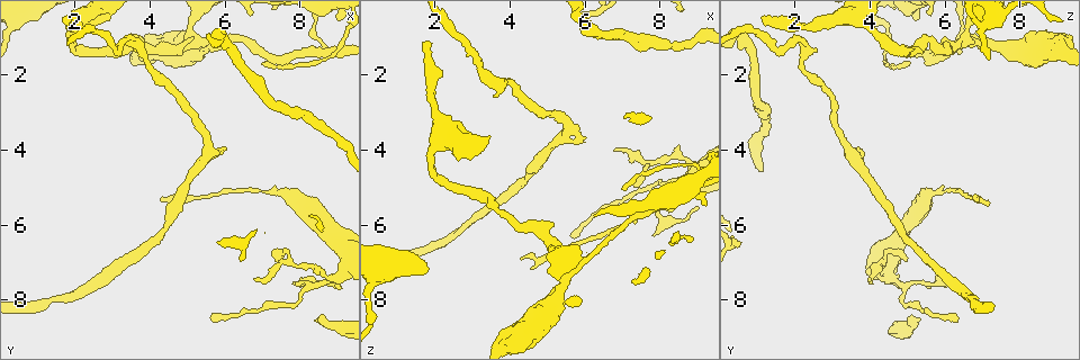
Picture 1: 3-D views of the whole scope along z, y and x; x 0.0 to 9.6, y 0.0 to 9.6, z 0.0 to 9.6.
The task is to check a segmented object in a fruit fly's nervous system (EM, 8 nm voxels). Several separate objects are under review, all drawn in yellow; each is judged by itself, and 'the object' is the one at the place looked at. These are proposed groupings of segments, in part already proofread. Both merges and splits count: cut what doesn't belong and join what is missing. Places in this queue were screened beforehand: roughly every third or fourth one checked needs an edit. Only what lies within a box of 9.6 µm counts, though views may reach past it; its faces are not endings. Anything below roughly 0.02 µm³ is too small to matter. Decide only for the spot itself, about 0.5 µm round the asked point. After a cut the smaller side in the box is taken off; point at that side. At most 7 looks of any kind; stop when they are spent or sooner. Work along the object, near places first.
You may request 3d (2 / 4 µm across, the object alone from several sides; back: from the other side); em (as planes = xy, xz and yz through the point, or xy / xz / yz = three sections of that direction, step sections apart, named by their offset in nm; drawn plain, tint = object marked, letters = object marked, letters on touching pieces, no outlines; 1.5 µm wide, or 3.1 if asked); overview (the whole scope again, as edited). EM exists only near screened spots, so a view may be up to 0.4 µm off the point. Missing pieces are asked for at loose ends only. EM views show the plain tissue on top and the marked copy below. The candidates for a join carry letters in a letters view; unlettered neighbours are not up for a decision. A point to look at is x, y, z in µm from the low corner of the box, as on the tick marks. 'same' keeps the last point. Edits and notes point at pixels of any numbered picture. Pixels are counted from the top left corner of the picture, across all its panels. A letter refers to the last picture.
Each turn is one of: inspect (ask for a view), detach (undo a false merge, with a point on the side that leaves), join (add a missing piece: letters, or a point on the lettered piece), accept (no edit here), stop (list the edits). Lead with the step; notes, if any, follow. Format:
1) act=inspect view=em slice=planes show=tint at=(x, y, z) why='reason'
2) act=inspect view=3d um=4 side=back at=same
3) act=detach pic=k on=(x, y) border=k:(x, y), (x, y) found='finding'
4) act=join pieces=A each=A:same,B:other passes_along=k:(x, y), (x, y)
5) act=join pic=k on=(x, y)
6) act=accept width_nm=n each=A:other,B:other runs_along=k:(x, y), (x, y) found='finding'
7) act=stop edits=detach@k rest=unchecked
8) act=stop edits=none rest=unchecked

act=inspect view=em slice=planes show=letters at=(8.15, 3.15, 1.30) why='narrows sharply'

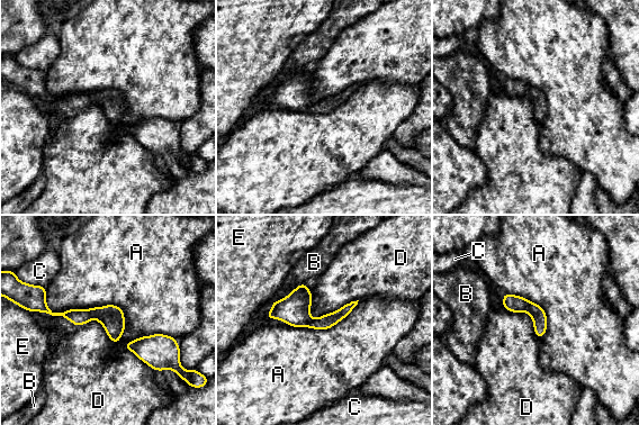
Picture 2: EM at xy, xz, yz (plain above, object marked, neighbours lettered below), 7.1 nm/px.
act=accept width_nm=110 longest_contact=A:650nm each=A:other,B:other,C:other,D:other,E:other found='one neuron here'

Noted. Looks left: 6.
act=inspect view=3d um=2 side=back at=(8.45, 8.45, 5.25) why='an open end'

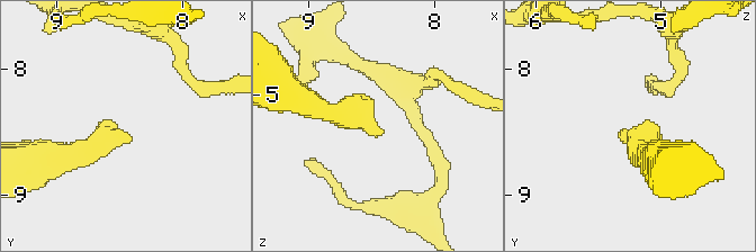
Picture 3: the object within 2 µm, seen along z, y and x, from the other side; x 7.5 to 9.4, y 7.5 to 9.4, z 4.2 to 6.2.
act=inspect view=em slice=planes show=letters at=(8.44, 8.52, 5.30) why='shape alone is not enough'

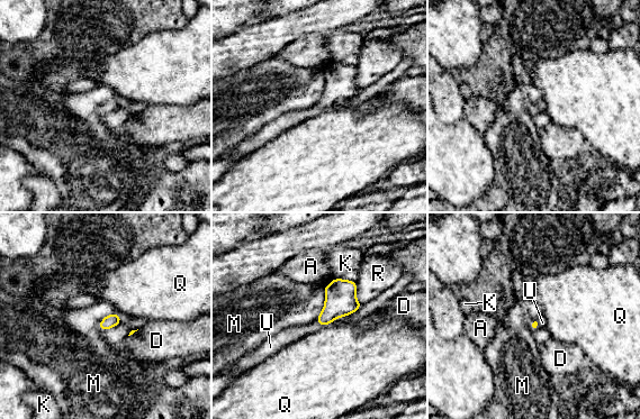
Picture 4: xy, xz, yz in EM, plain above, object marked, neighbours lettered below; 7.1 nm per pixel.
act=join pieces=U each=A:other,D:other,K:other,M:other,Q:other,R:other,U:same found='it goes on there'

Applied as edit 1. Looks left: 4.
act=inspect view=3d um=2 at=(7.35, 6.90, 4.95) why='thin end'

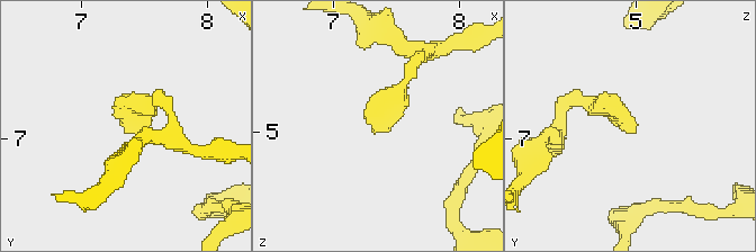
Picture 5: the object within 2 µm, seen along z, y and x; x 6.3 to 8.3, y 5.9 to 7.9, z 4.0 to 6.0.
act=inspect view=em slice=planes show=letters at=(7.38, 6.92, 5.00)

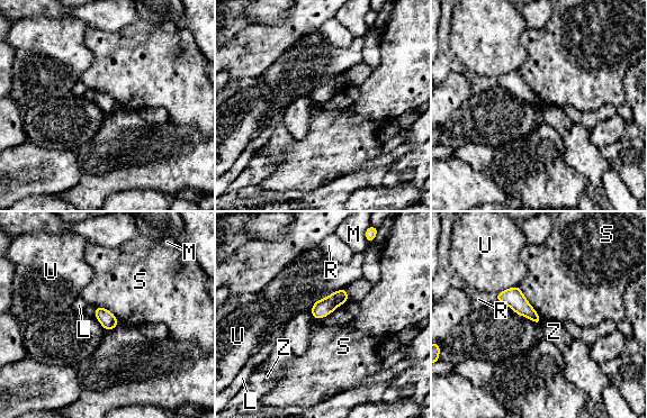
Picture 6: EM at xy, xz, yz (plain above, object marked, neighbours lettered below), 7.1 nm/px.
act=accept width_nm=100 each=L:other,M:other,R:other,S:other,U:other,Z:other found='none of them fits'

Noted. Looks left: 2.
act=stop edits=join@4 rest=unchecked

